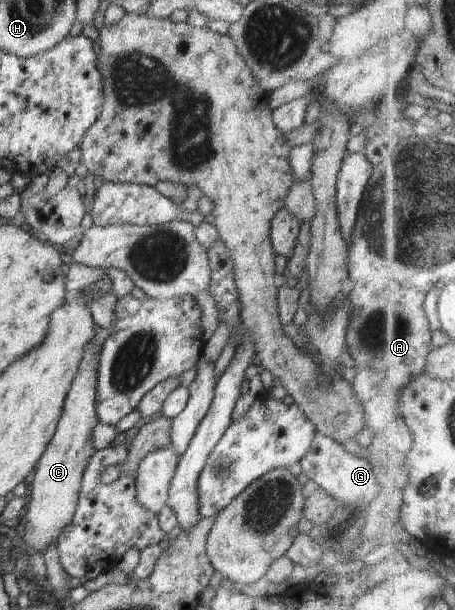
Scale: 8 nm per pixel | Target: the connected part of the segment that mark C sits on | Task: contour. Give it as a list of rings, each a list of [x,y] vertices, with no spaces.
[[[89,343],[85,348],[83,360],[79,364],[79,372],[67,392],[63,412],[57,424],[57,430],[51,442],[39,459],[30,485],[29,499],[25,518],[25,535],[23,540],[27,546],[28,554],[43,553],[48,546],[57,540],[63,528],[71,522],[83,471],[87,468],[89,460],[96,453],[93,447],[93,428],[97,426],[98,418],[95,414],[95,398],[97,396],[97,368],[99,368],[99,354],[101,346]]]

